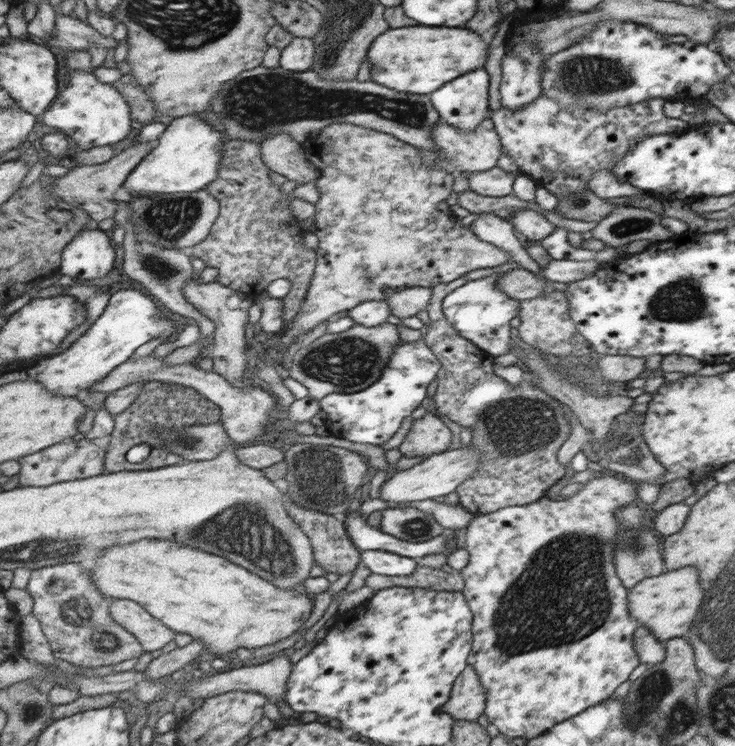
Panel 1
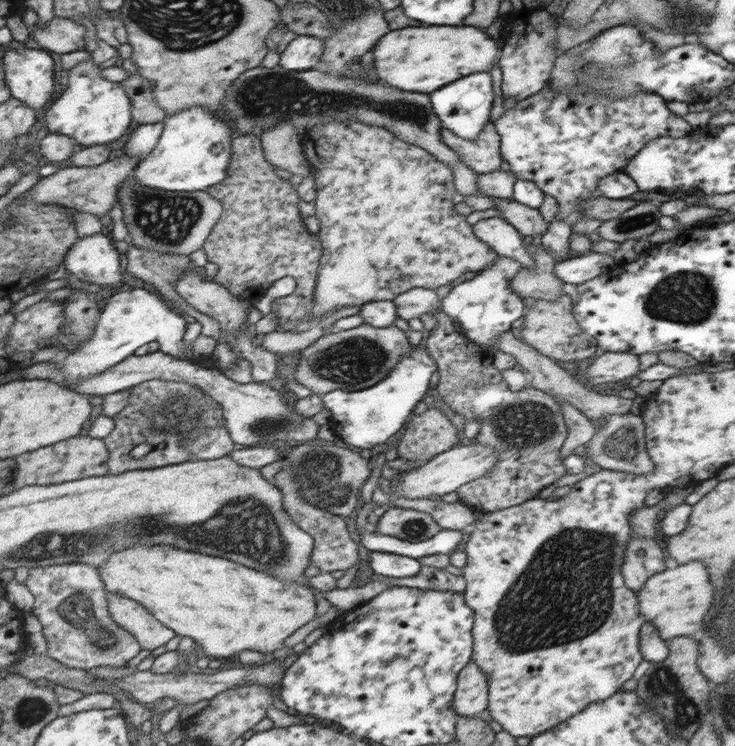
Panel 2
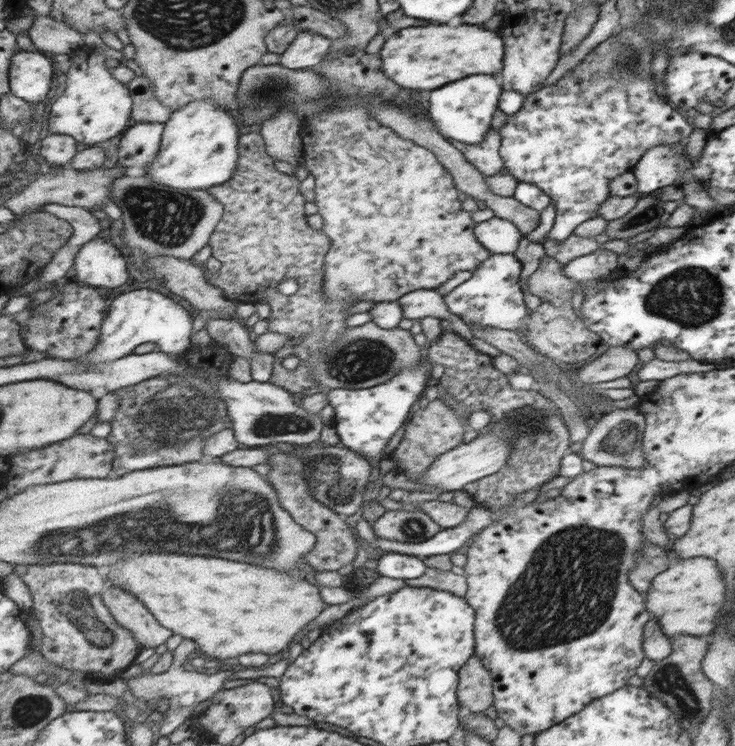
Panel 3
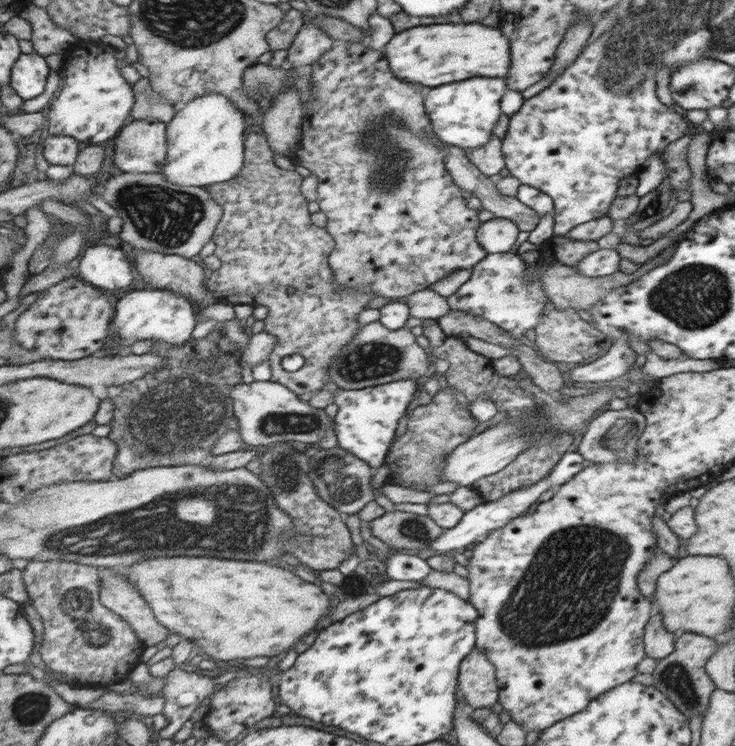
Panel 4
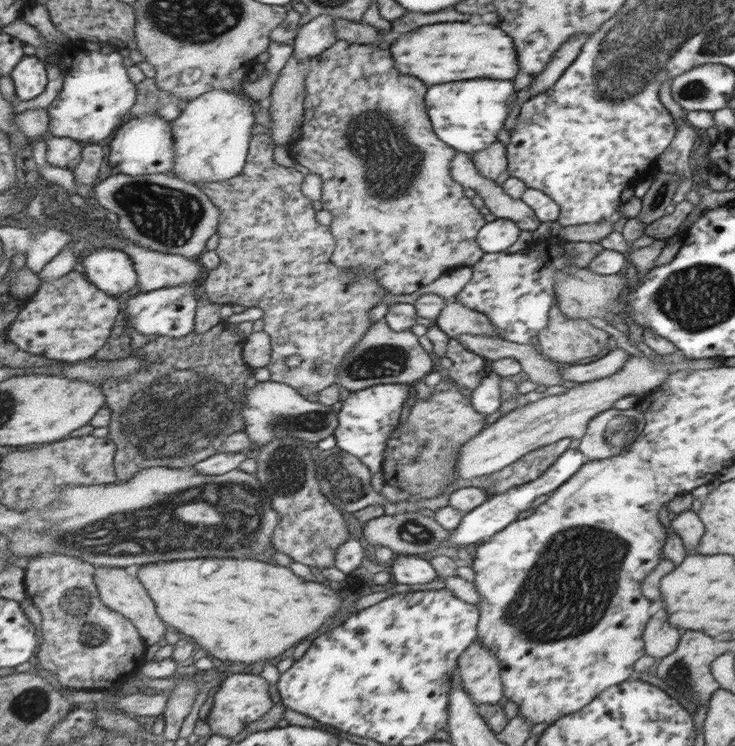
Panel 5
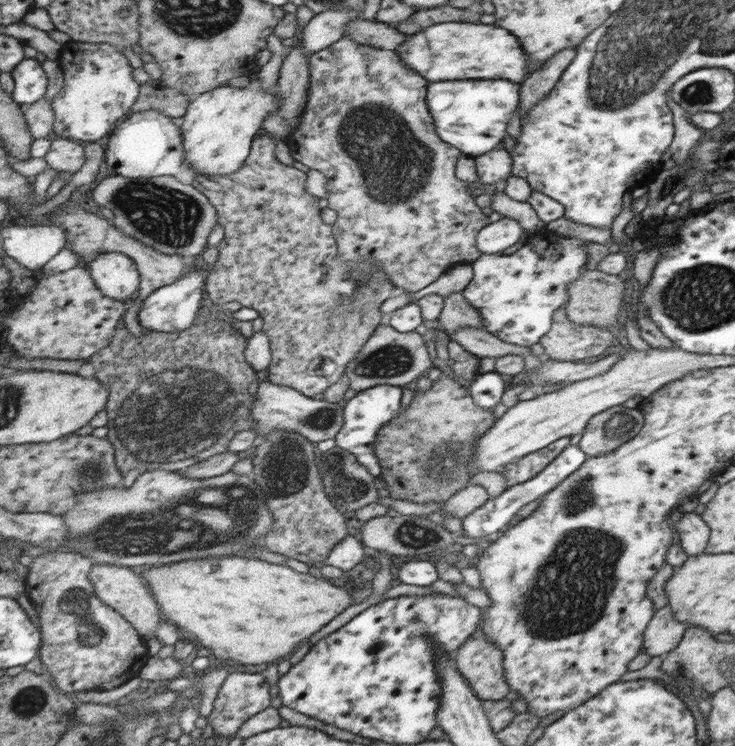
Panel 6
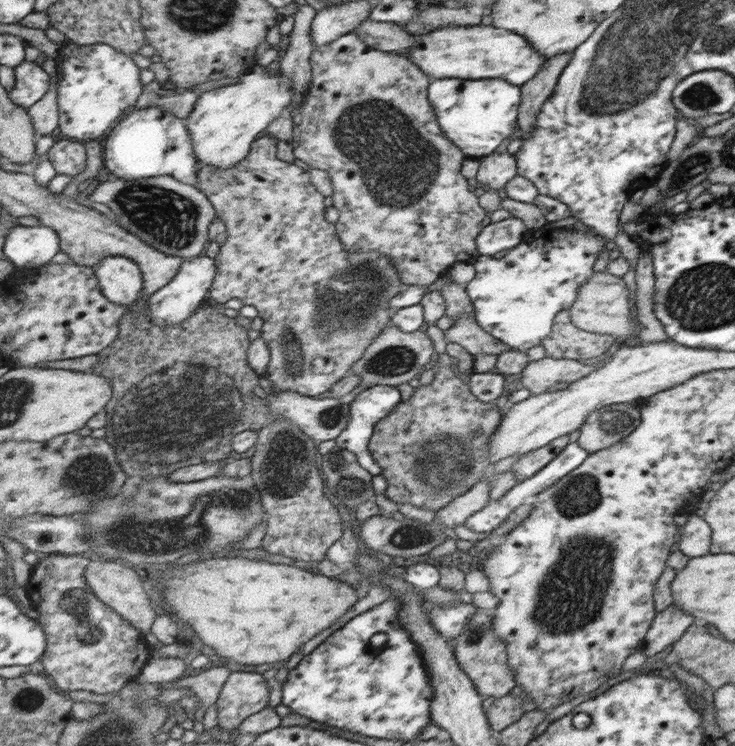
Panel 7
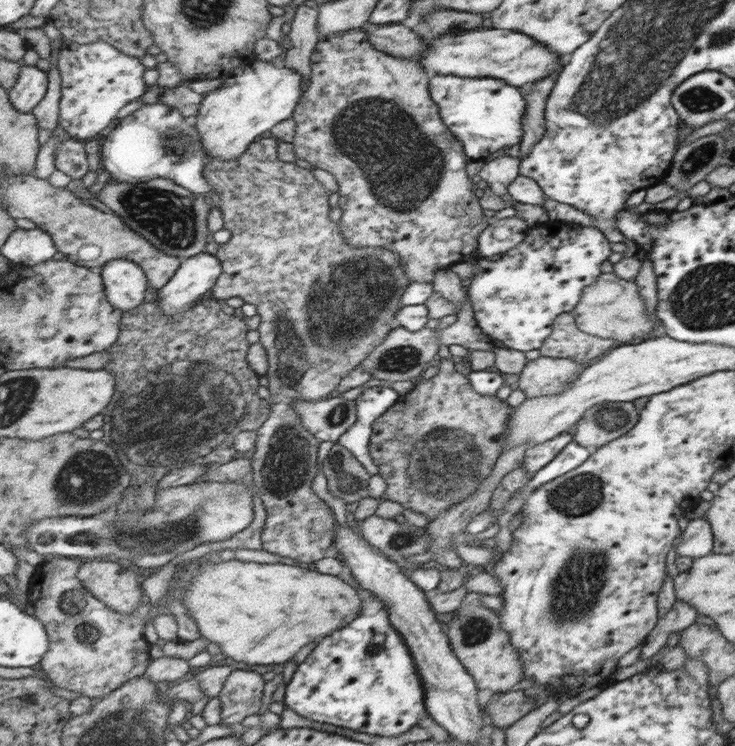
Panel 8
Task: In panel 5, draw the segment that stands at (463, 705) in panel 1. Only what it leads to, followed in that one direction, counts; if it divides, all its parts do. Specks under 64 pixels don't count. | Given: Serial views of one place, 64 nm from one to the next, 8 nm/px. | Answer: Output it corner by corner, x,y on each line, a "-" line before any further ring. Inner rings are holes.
477,638
459,655
456,674
477,706
479,703
495,704
503,696
501,668
495,652
483,647

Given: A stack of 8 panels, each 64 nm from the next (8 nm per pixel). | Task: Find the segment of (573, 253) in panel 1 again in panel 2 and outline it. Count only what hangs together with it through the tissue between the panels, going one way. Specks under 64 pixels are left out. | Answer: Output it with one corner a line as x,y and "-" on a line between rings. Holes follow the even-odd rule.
545,86
541,91
517,101
511,110
505,109
497,118
494,128
501,137
501,157
509,164
509,171
519,180
533,182
539,190
555,199
558,209
553,221
549,223
547,231
536,240
536,243
545,248
550,248
551,256
569,258
567,238
571,234
571,226
582,218
579,204
591,198
601,197
601,192
596,184
605,178
621,171
621,168
633,159
650,141
671,136
679,138
690,134
694,130
682,117
667,110
665,102
651,102
651,91
633,91
625,97
617,95
583,95
583,93
555,93
549,92

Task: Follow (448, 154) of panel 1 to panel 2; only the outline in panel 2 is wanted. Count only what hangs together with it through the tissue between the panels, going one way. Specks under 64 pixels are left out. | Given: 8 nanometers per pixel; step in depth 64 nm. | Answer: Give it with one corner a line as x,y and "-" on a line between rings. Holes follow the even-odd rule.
487,122
479,132
476,140
462,140
449,130
439,132
441,139
449,150
457,153
457,159
478,174
493,172
501,164
501,137
493,122

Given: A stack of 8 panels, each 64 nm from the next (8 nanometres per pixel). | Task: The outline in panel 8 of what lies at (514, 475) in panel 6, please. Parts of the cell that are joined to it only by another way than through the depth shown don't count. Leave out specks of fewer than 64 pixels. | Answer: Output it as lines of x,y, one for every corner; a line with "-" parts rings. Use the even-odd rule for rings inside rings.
565,432
543,443
530,445
523,454
523,460
519,468
529,474
537,472
547,463
550,463
555,455
571,440
572,436

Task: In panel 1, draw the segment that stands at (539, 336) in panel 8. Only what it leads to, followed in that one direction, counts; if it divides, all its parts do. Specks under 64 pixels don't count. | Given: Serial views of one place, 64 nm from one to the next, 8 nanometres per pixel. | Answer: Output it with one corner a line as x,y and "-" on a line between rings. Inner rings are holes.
506,272
491,274
476,280
464,280
461,286
453,289
442,300
442,312
447,323
459,332
459,335
470,340
473,345
493,358
508,353
509,328
516,321
519,313
519,301
507,298
507,295
497,288
495,282

